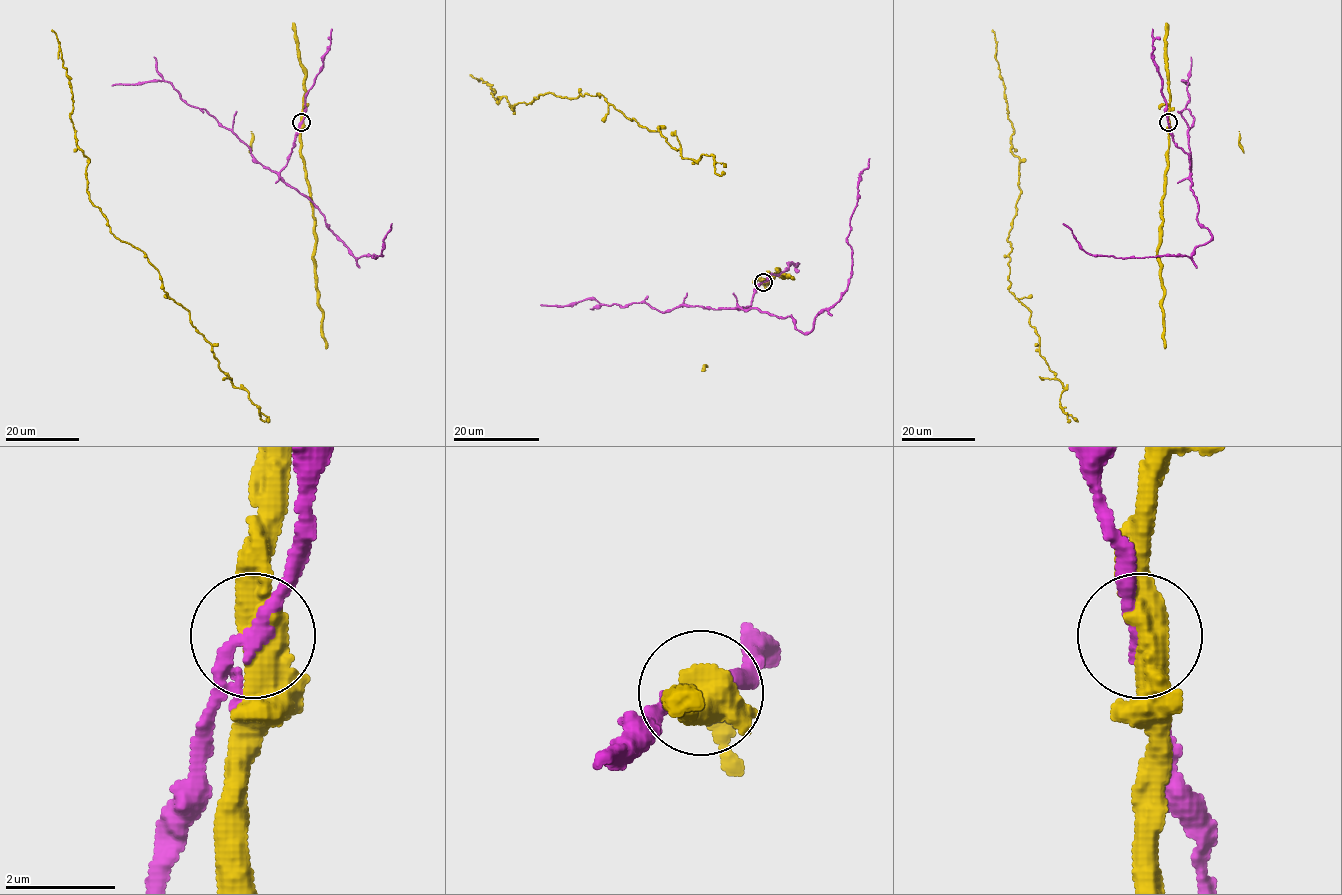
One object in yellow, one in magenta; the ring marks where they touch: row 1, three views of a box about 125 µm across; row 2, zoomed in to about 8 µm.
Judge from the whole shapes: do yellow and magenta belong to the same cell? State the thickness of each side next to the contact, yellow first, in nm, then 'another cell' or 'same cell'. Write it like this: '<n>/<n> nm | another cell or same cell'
550/240 nm | another cell

